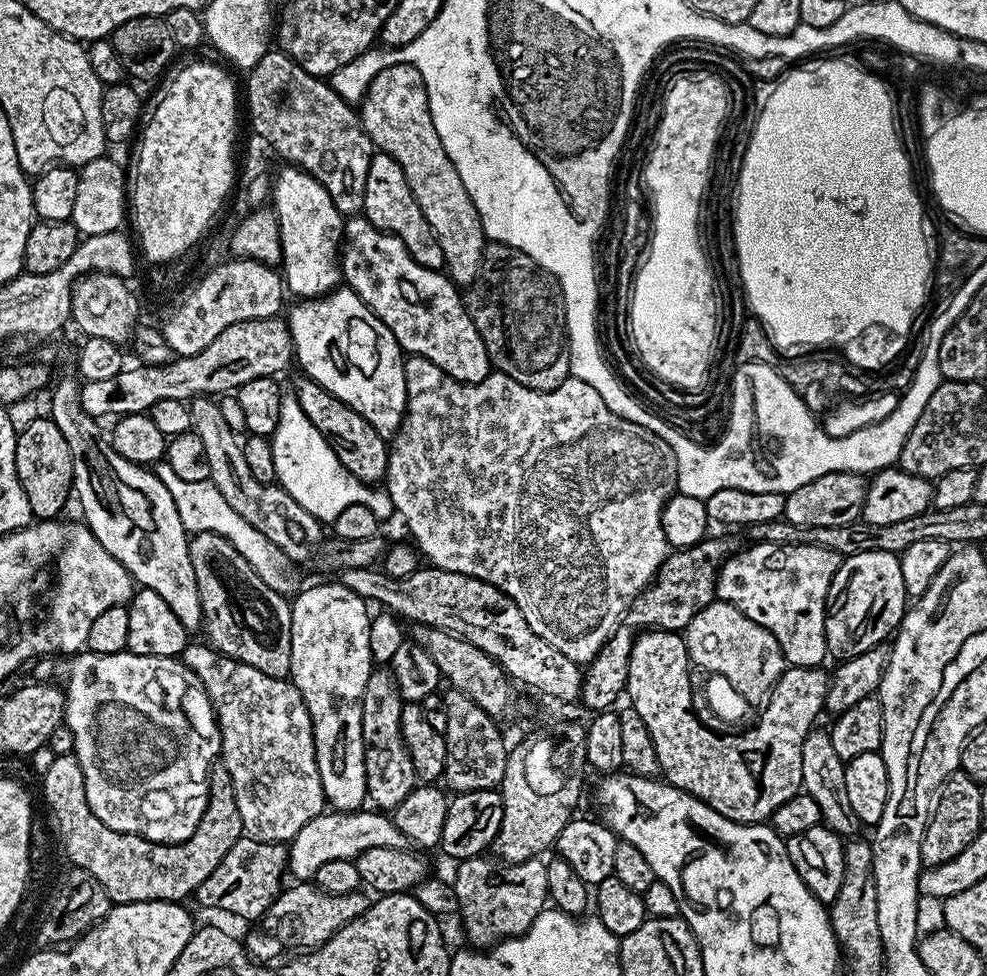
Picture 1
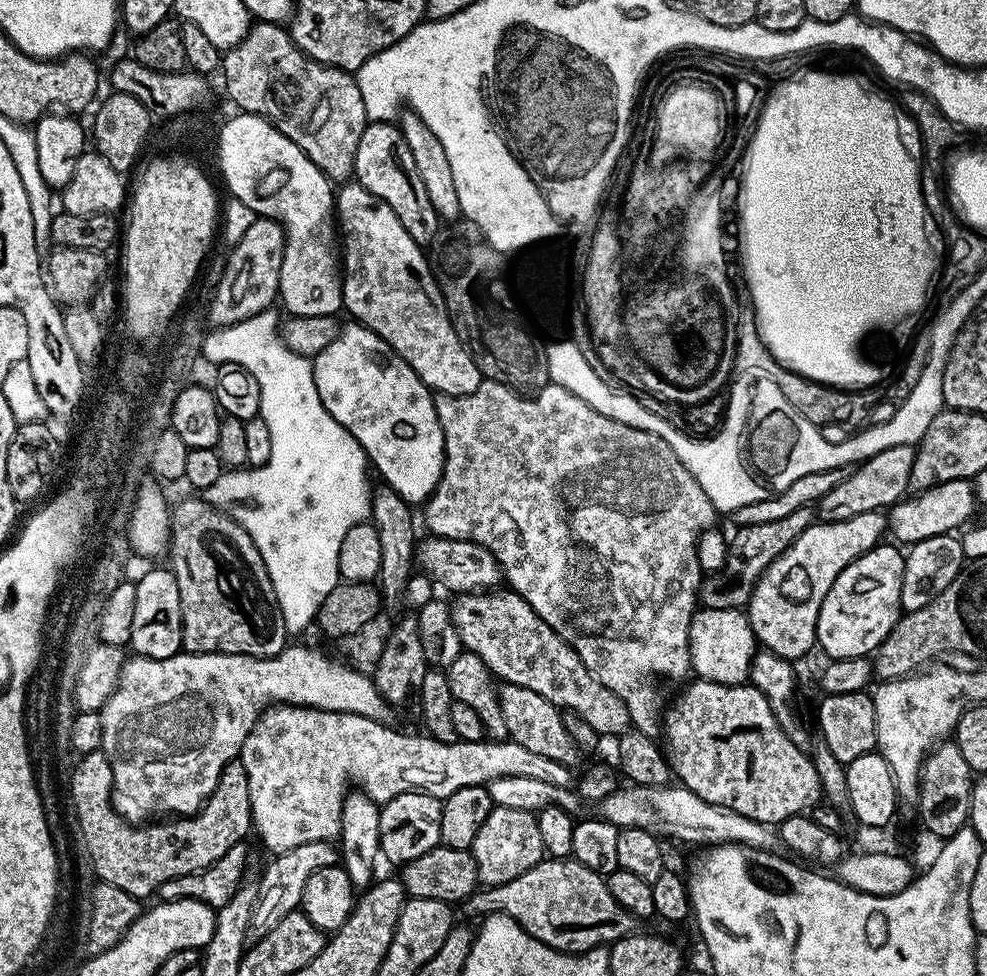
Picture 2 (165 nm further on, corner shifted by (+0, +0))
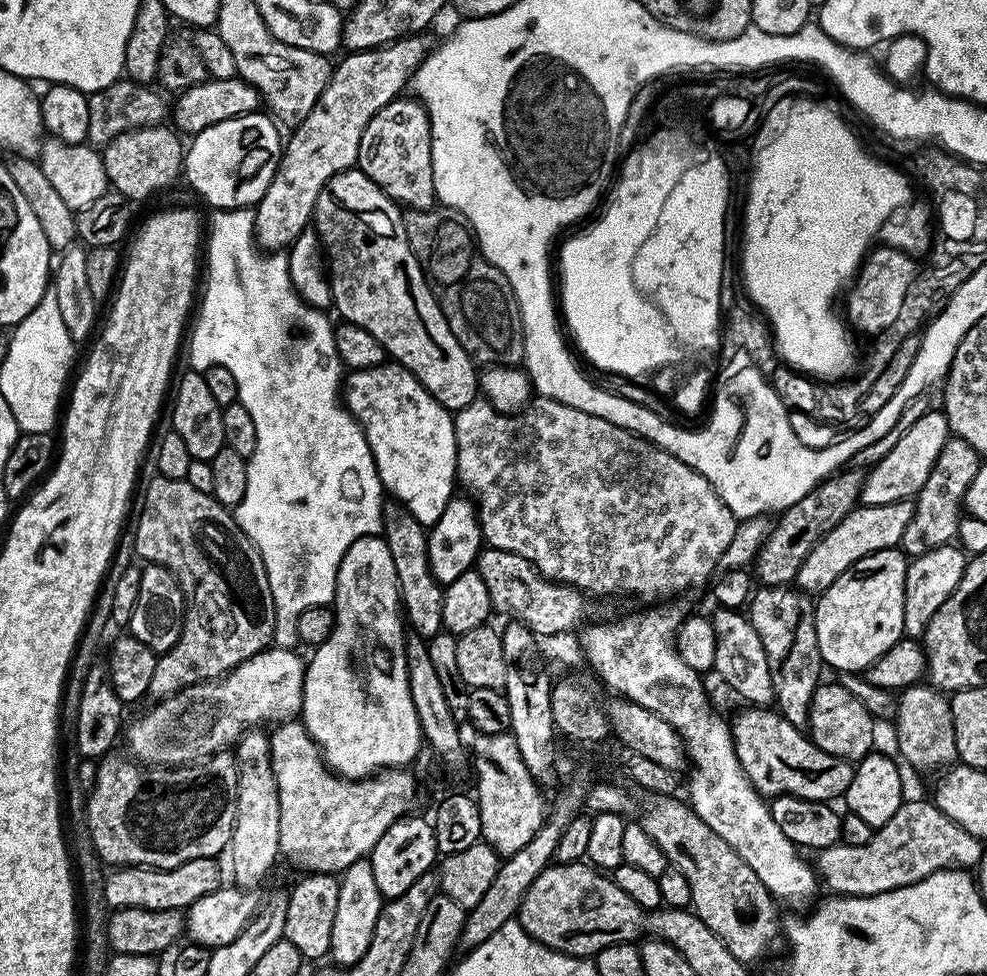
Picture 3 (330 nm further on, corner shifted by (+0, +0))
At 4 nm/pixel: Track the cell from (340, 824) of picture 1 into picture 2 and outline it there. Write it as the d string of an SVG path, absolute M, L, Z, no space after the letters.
M327 840L318 842L306 842L306 846L294 846L294 850L286 850L271 857L272 861L264 868L264 873L258 876L260 886L260 899L257 900L252 917L250 918L250 927L248 928L249 941L255 942L261 940L286 914L297 911L300 908L300 899L302 890L306 890L306 878L314 870L322 870L322 866L330 866L337 863L338 852L335 847Z

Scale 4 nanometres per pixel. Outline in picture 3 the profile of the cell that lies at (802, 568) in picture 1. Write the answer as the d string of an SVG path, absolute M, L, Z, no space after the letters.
M912 500L894 502L886 506L866 504L846 514L846 518L842 518L842 522L838 522L838 526L834 526L834 530L830 530L830 534L823 536L818 546L814 546L814 550L810 550L806 562L802 562L795 578L800 591L809 594L825 592L842 573L850 570L850 566L854 566L854 562L878 550L897 547L906 530L906 525L910 523L912 506Z

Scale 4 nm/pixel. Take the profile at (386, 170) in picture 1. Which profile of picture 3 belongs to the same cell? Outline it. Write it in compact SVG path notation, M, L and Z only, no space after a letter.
M397 98L370 118L358 146L356 164L361 172L370 178L397 205L414 212L425 212L437 207L438 201L434 190L434 170L432 169L432 123L428 120L428 111L415 98Z

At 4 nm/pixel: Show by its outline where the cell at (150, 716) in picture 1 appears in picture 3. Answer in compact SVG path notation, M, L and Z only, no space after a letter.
M269 646L264 651L254 654L246 662L242 662L237 668L232 669L227 676L220 677L219 680L203 680L200 684L191 684L189 688L181 688L175 692L173 696L167 696L166 699L153 703L149 712L144 712L132 725L127 725L126 736L128 732L128 748L127 751L139 763L145 766L183 766L185 764L194 764L202 760L207 760L209 756L213 756L216 752L221 751L225 746L235 745L236 741L244 735L245 732L255 729L257 726L268 726L264 724L279 725L281 722L291 721L293 718L301 715L300 707L304 701L304 669L306 667L305 657L300 657L298 653L291 652L293 649L288 646Z

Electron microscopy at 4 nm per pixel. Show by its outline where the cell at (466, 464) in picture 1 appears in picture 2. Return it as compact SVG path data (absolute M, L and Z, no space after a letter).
M484 380L478 390L468 396L440 394L435 397L435 401L438 422L444 435L444 472L440 475L438 486L423 505L423 527L425 524L433 537L469 540L485 547L500 564L503 579L506 584L508 582L507 587L525 599L541 616L542 622L552 627L581 656L582 662L596 676L598 682L609 687L626 704L631 727L647 736L659 737L666 703L664 704L664 692L656 679L665 676L668 680L687 681L692 667L692 655L688 652L688 631L692 617L698 611L702 579L696 544L701 533L711 529L718 519L716 507L712 505L710 498L706 498L706 490L698 486L694 474L686 470L678 454L674 454L674 450L670 450L670 446L666 446L666 442L658 438L658 434L614 422L614 418L598 414L594 406L586 406L582 398L554 383L549 383L547 388L541 388L534 398L529 398L512 391L504 384Z

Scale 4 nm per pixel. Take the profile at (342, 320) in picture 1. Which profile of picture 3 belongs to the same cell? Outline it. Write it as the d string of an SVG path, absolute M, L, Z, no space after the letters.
M385 362L374 366L373 368L362 368L352 370L347 373L346 383L342 388L342 403L347 408L348 413L360 423L364 429L364 437L372 451L372 457L376 463L376 469L380 475L380 482L384 485L384 491L393 501L403 504L404 509L410 513L413 518L422 525L431 526L434 522L438 522L438 518L442 518L442 510L446 510L446 506L452 500L454 489L457 487L458 477L456 474L456 422L453 413L441 406L430 393L424 389L418 382L418 378L410 370L406 370L401 364L395 362Z

